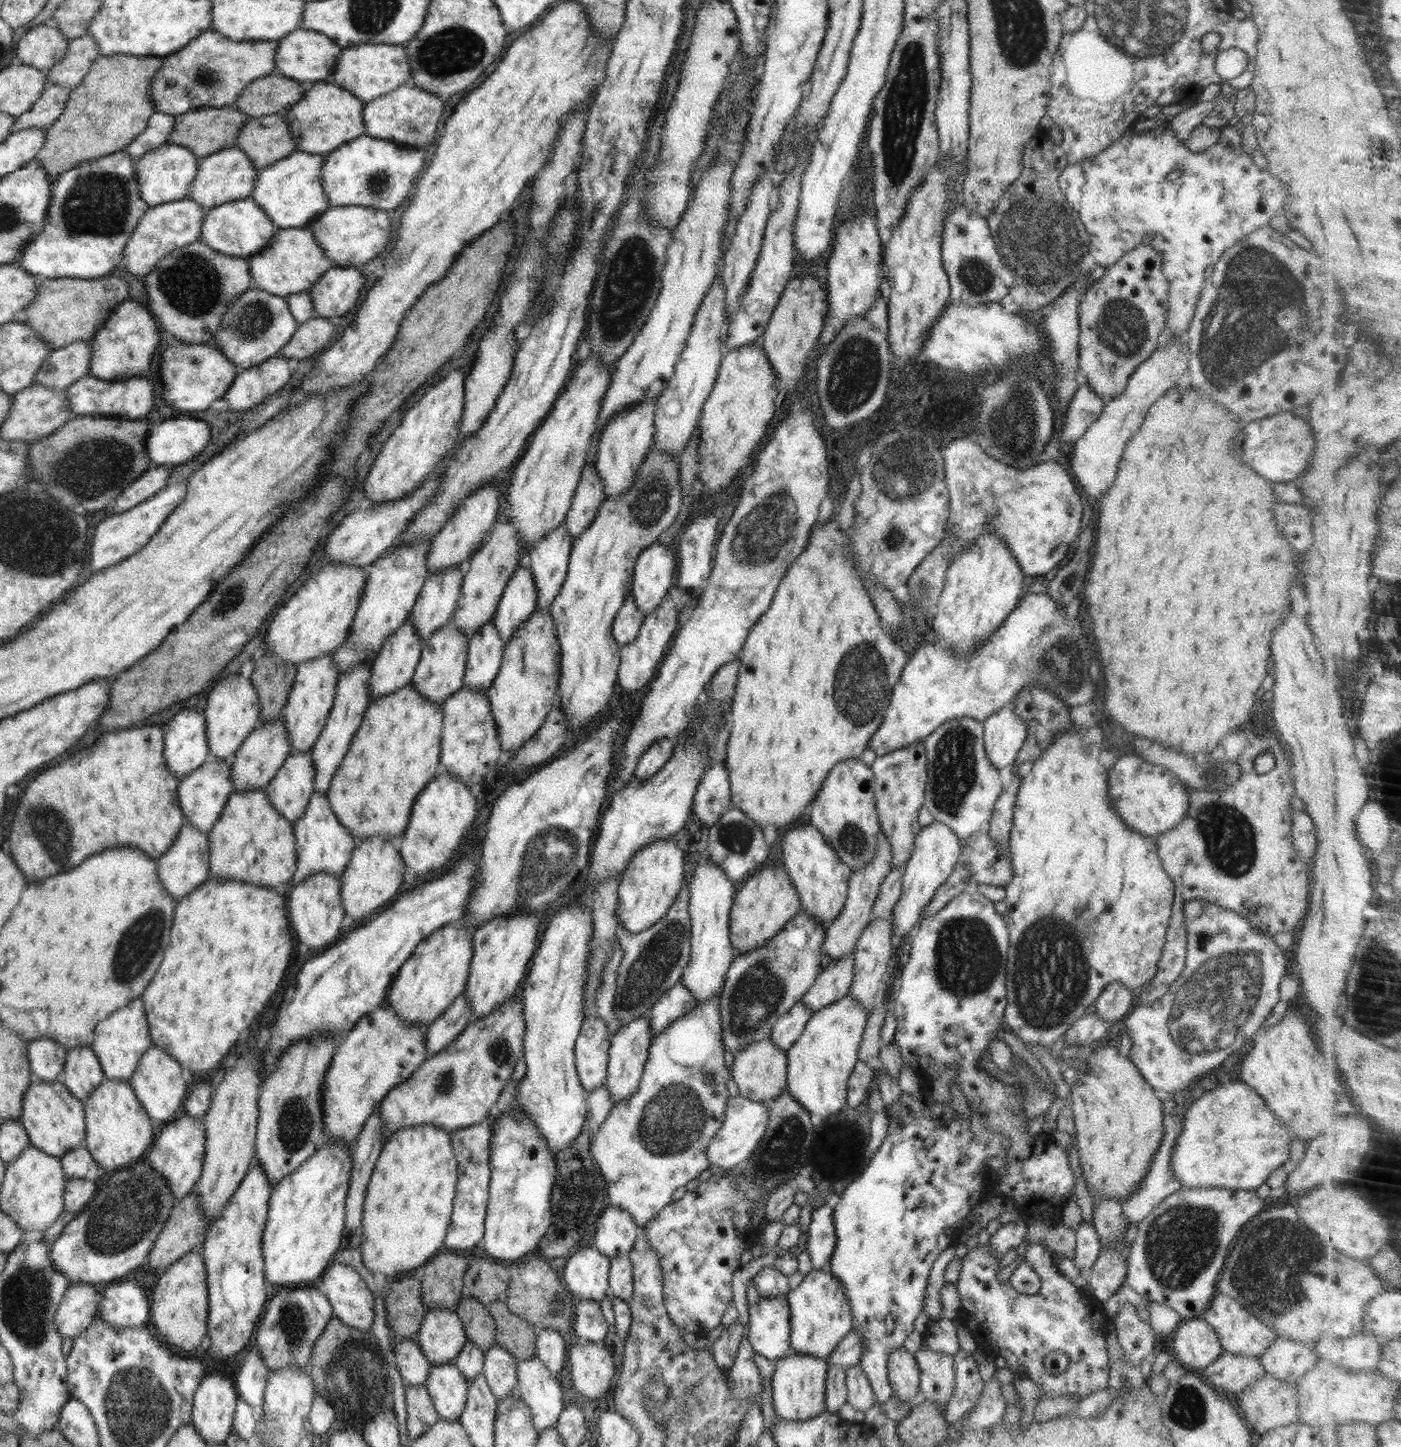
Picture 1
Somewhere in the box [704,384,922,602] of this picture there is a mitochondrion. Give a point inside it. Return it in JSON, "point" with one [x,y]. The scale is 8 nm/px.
{"point":[767,530]}

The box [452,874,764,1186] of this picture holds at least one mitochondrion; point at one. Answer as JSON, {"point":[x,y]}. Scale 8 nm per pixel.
{"point":[672,1119]}

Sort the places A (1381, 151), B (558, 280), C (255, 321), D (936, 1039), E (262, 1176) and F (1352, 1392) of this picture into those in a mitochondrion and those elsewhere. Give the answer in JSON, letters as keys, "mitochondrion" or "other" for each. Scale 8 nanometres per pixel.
{"A":"mitochondrion","B":"other","C":"mitochondrion","D":"other","E":"other","F":"other"}

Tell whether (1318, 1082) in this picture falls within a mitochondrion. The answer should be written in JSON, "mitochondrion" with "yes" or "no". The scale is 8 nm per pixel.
{"mitochondrion":"no"}

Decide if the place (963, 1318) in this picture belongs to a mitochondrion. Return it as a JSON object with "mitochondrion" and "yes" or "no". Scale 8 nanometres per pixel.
{"mitochondrion":"no"}

